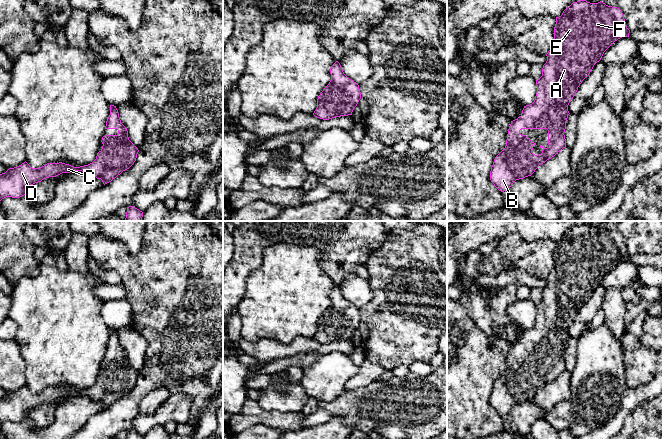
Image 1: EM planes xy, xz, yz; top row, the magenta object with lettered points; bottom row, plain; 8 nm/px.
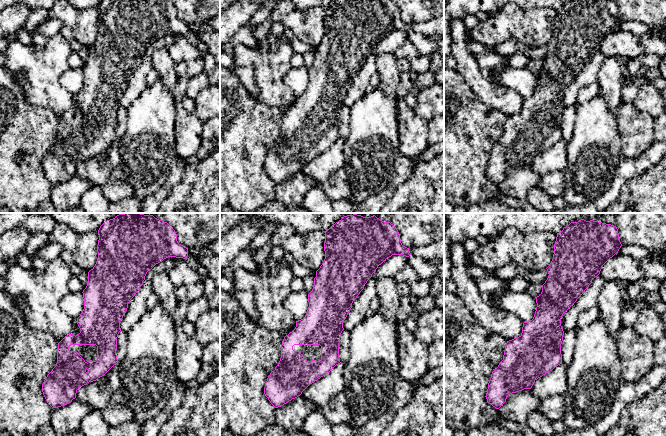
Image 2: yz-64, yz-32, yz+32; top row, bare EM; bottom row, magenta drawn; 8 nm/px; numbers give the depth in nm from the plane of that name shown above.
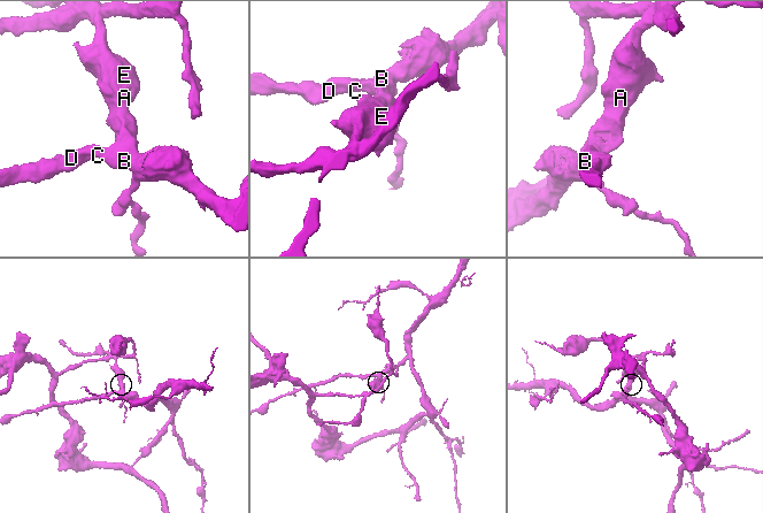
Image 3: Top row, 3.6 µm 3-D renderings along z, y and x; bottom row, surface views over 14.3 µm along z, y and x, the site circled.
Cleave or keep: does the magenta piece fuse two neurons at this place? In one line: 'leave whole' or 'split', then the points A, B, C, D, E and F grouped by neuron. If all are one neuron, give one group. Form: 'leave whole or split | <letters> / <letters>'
split | A E F / B C D

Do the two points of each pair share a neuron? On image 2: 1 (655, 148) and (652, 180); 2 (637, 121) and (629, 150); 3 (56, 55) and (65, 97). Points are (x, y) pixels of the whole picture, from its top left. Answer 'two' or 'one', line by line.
1: two
2: one
3: one

